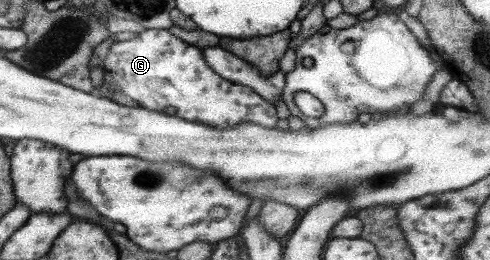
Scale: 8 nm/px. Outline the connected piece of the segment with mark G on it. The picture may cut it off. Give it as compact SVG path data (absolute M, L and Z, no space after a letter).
M145 29L139 32L133 38L124 41L114 41L110 45L108 54L102 61L103 83L100 89L94 90L94 93L102 98L110 99L110 89L116 88L120 94L126 98L134 100L140 107L154 112L164 113L164 108L172 106L175 108L173 115L190 122L202 122L206 126L234 126L238 122L254 122L260 126L266 126L268 129L274 129L276 126L275 105L264 101L258 94L254 93L248 86L242 86L216 76L213 70L210 70L205 60L200 56L202 52L179 38L170 34L170 31L164 29Z

